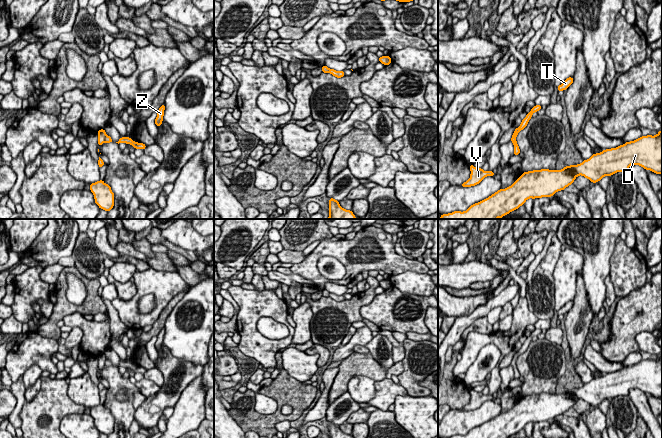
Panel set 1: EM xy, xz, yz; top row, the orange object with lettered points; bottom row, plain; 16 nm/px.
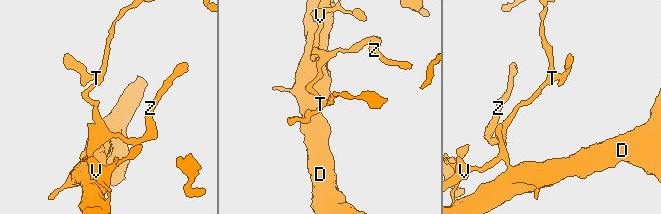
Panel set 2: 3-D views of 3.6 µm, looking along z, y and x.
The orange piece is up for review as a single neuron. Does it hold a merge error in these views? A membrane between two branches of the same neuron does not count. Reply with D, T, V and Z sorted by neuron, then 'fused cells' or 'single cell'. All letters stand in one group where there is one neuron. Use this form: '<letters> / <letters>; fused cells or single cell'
D / T V Z; fused cells

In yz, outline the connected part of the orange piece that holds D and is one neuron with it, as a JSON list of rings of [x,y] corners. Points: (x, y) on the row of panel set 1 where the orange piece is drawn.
[[[662,130],[655,136],[641,136],[616,148],[603,150],[580,164],[566,166],[561,170],[523,172],[508,188],[498,190],[464,212],[442,214],[440,219],[502,218],[524,205],[529,198],[552,197],[573,184],[579,175],[596,183],[604,176],[628,172],[631,165],[639,165],[662,175]]]

